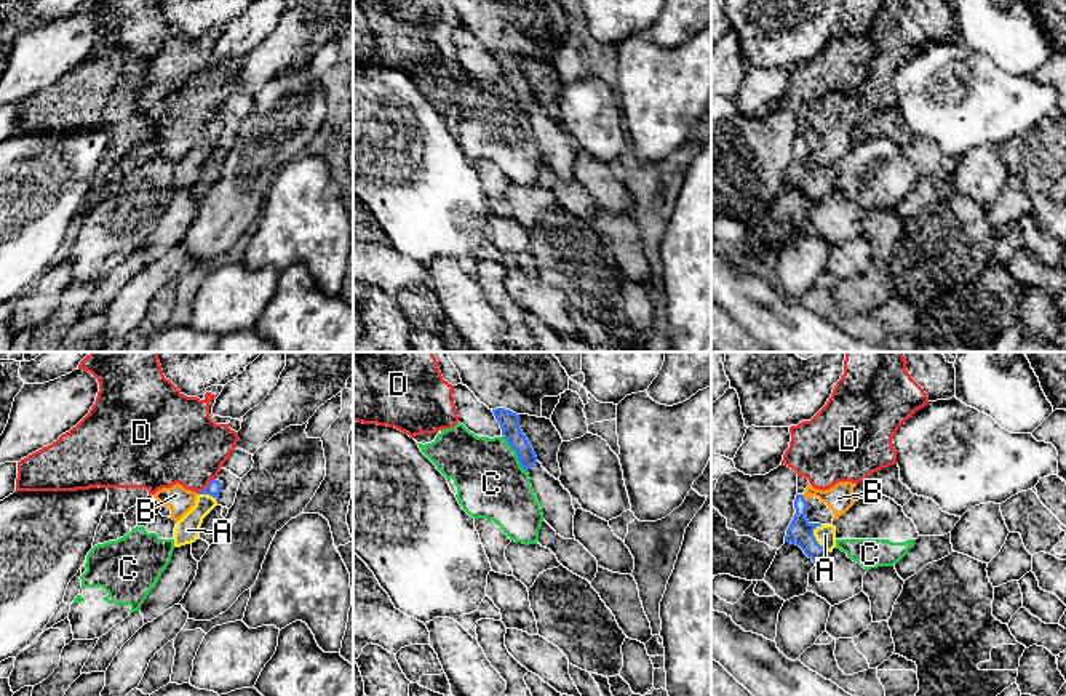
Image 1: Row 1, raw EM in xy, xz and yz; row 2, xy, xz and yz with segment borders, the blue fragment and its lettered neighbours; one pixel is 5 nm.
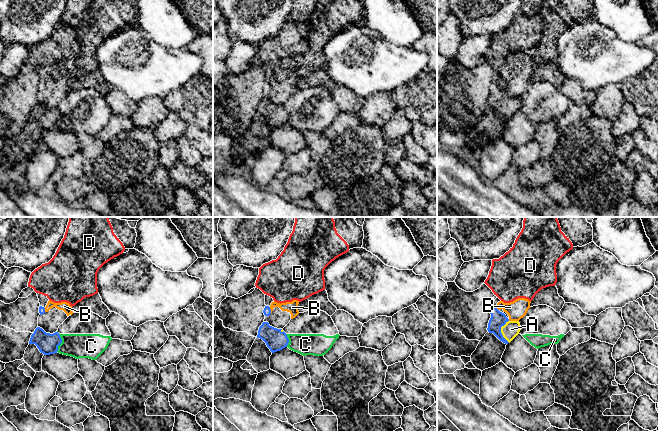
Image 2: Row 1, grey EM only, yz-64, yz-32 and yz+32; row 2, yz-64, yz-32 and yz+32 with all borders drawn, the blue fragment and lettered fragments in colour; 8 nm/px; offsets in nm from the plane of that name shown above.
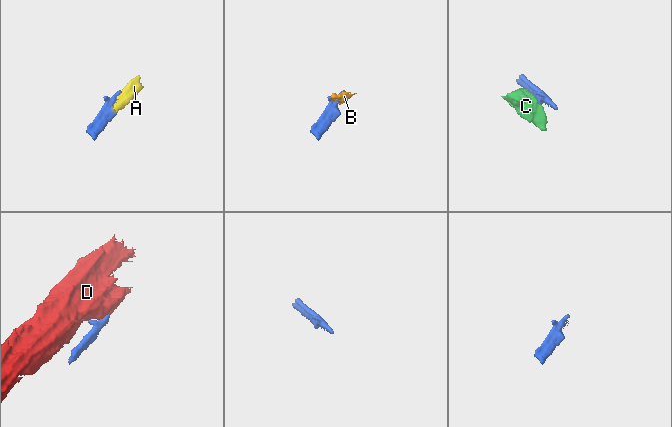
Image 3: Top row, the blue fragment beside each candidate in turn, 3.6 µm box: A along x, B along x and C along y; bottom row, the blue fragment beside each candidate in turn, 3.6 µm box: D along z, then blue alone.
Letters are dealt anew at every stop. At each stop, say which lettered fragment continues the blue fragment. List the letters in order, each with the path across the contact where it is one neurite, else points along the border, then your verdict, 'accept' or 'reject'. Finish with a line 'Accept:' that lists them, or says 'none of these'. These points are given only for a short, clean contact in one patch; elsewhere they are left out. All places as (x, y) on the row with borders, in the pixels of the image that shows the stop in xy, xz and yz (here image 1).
A: runs through yz (799, 532), (815, 540), (825, 535); accept
B: border along yz (801, 495), (806, 501); reject
C: border along xz (504, 436), (515, 452), (518, 463), (526, 471); reject
D: border along xy (214, 477), (198, 493); reject
Accept: A

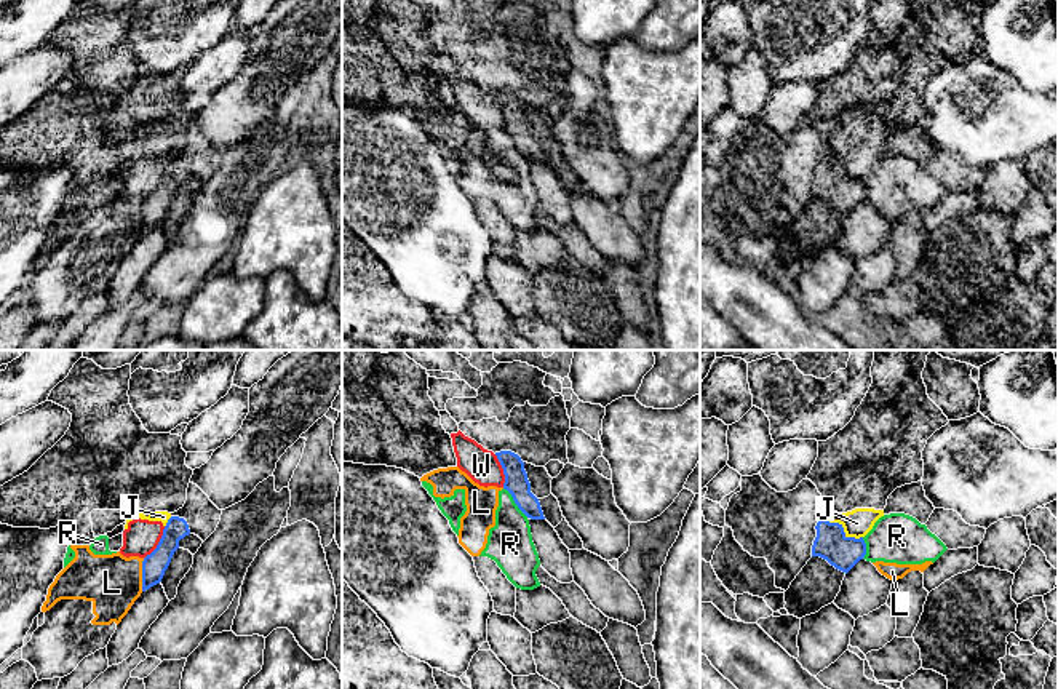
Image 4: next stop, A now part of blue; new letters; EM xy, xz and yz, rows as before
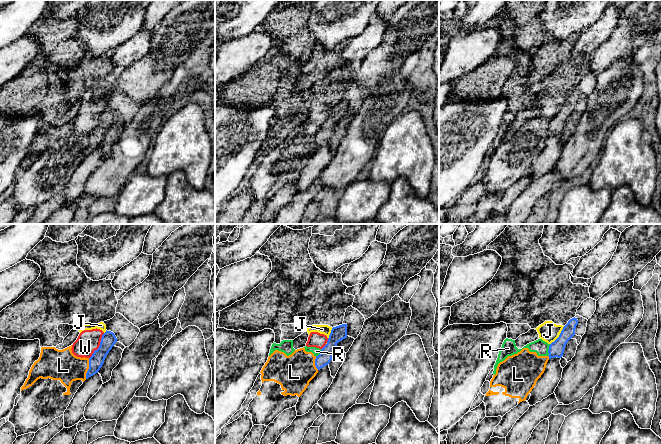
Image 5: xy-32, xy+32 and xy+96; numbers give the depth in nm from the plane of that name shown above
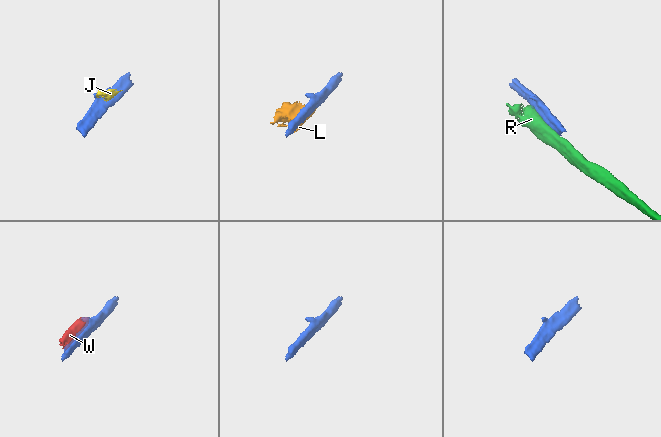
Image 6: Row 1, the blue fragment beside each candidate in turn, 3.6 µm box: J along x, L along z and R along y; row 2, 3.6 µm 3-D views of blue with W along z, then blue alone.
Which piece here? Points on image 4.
J: border along yz (828, 520), (836, 521), (847, 536), (862, 537); reject
L: border along xy (144, 558), (141, 590); reject
R: reject
W: reject
Accept: none of these

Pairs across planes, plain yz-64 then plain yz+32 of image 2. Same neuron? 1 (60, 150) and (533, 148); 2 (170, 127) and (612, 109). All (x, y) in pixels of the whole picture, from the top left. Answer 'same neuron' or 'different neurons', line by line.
1: different neurons
2: different neurons

